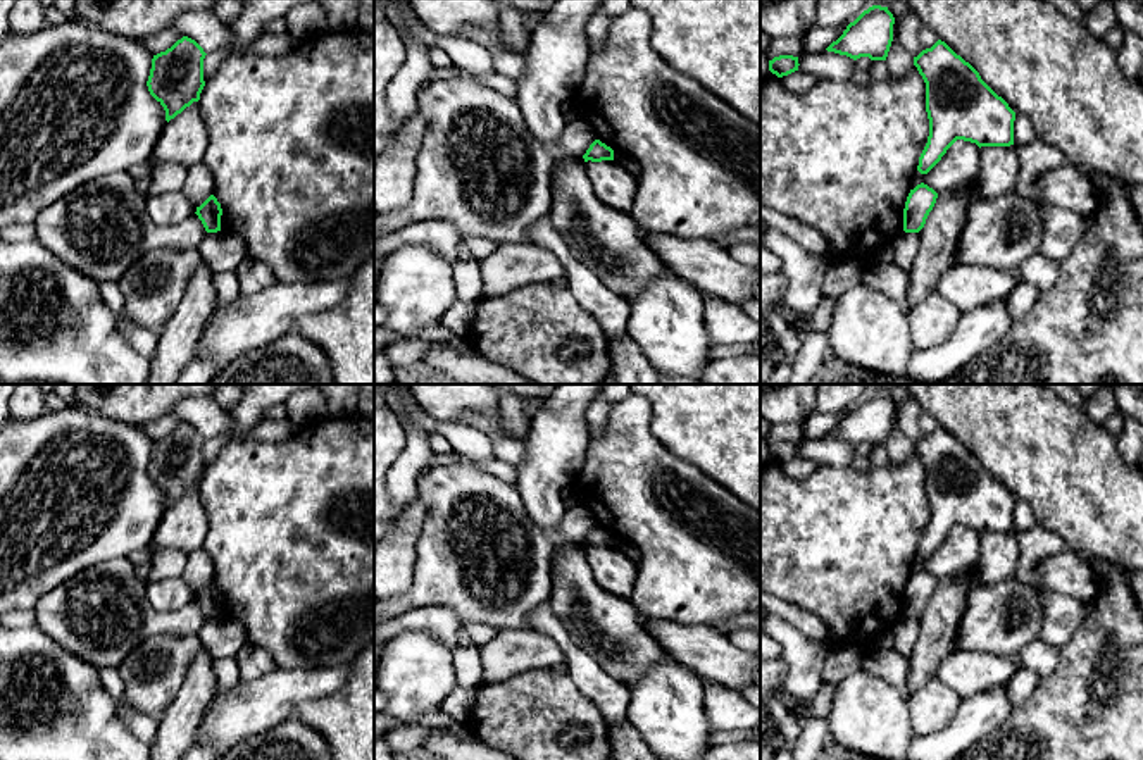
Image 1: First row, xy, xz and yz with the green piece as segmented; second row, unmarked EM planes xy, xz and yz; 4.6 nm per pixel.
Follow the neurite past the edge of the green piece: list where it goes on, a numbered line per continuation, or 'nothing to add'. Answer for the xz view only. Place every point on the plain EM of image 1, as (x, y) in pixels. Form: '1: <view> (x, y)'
nothing to add

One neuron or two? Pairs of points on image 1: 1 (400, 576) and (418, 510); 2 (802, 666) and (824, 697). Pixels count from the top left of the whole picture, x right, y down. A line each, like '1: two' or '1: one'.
1: one
2: two

